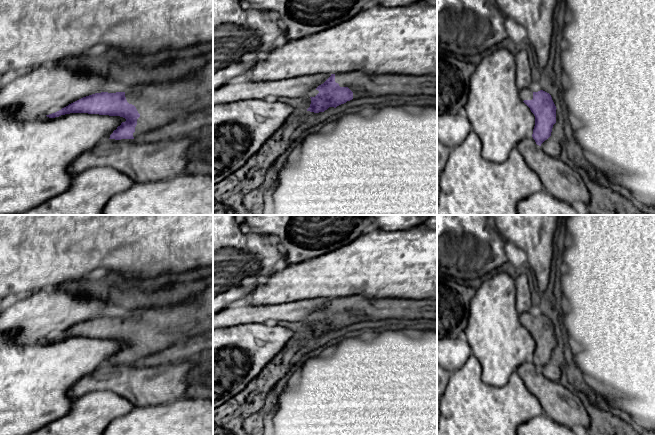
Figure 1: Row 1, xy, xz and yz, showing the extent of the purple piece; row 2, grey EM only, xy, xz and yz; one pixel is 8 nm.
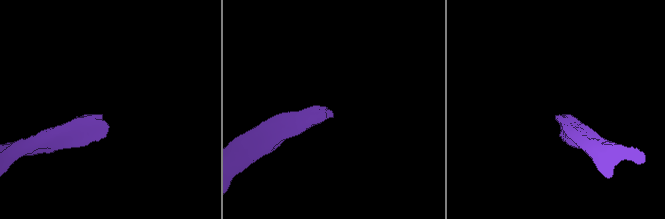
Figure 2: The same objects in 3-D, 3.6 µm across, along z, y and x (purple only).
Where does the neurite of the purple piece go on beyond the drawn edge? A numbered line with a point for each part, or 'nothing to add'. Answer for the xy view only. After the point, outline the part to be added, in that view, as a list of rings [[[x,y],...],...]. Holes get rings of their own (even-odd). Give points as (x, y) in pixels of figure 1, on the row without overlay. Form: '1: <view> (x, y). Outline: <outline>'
1: xy (157, 330). Outline: [[[213,283],[197,296],[186,302],[176,304],[167,311],[137,308],[125,315],[129,328],[136,331],[140,341],[137,343],[134,363],[142,363],[147,357],[162,351],[178,341],[186,341],[213,330]]]

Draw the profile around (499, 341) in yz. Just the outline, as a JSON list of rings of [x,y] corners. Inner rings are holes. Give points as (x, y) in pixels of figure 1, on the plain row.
[[[500,270],[483,281],[471,301],[465,339],[481,364],[482,380],[490,386],[504,386],[522,363],[533,358],[535,340],[521,324],[515,302],[515,280]]]

